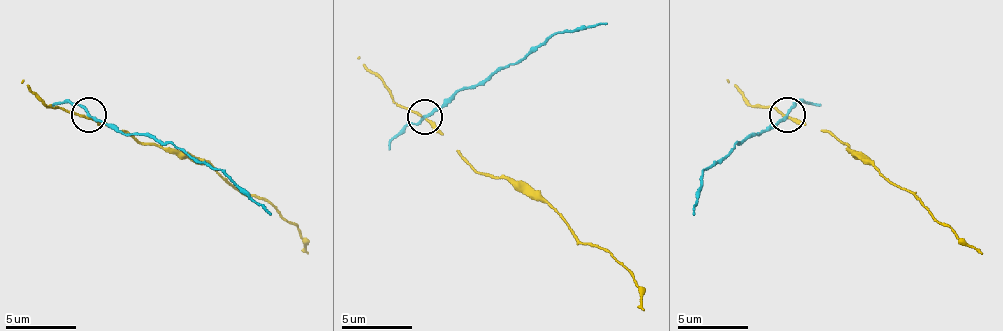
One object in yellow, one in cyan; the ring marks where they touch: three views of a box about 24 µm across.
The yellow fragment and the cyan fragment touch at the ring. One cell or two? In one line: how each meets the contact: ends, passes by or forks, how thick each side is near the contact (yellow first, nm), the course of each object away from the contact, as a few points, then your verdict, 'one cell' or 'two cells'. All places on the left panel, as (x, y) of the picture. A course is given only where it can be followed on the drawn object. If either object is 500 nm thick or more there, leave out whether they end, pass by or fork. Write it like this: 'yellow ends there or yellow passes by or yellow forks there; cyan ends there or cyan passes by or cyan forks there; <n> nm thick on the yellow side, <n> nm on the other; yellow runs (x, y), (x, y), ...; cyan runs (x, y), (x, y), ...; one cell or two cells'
yellow passes by; cyan passes by; 190 nm thick on the yellow side, 190 nm on the other; yellow runs (89, 117), (145, 145), (187, 152), (247, 195), (268, 202), (296, 226), (307, 254); cyan runs (89, 114), (124, 135), (173, 142), (223, 170), (272, 216); two cells

